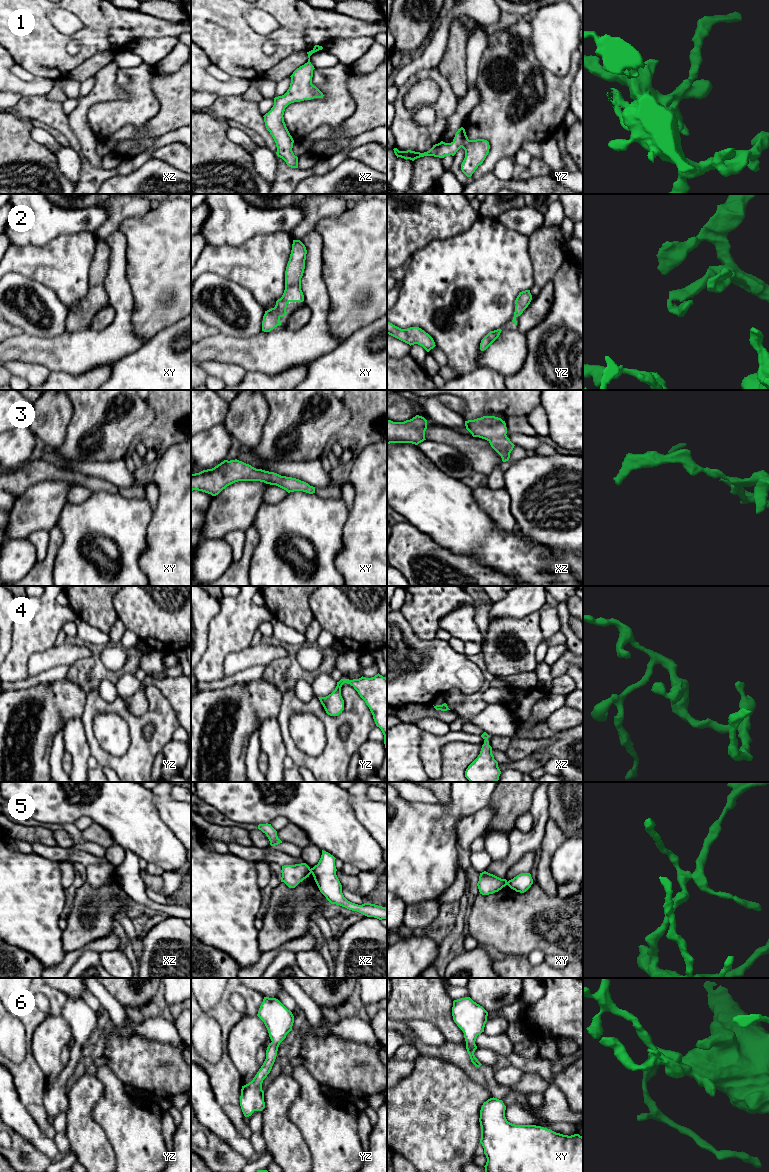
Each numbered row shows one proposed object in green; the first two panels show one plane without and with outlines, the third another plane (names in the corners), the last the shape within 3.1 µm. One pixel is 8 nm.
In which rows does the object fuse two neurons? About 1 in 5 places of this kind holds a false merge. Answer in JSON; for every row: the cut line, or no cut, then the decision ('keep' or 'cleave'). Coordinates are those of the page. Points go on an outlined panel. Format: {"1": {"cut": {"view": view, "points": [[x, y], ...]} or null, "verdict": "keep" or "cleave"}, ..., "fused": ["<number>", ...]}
{"1": {"cut": null, "verdict": "keep"}, "2": {"cut": null, "verdict": "keep"}, "3": {"cut": null, "verdict": "keep"}, "4": {"cut": null, "verdict": "keep"}, "5": {"cut": {"view": "xz", "points": [[310, 869], [311, 872]]}, "verdict": "cleave"}, "6": {"cut": null, "verdict": "keep"}, "fused": ["5"]}

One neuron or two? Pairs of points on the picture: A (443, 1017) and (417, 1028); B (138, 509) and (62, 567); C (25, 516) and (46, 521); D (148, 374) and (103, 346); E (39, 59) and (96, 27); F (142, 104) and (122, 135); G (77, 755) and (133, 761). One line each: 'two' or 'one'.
A: two
B: one
C: one
D: two
E: one
F: two
G: two

